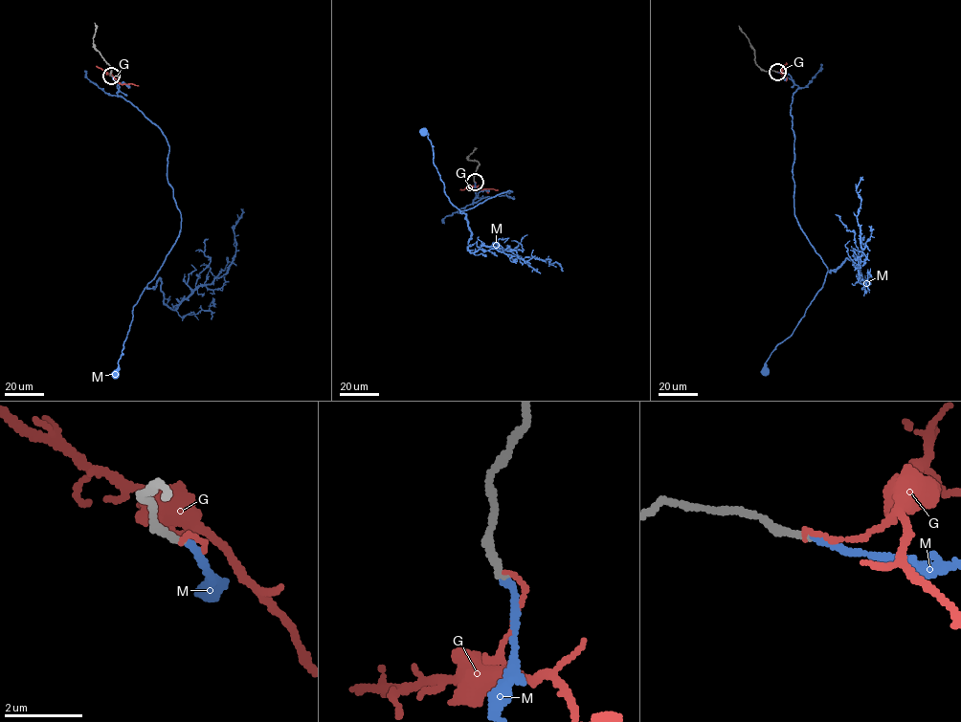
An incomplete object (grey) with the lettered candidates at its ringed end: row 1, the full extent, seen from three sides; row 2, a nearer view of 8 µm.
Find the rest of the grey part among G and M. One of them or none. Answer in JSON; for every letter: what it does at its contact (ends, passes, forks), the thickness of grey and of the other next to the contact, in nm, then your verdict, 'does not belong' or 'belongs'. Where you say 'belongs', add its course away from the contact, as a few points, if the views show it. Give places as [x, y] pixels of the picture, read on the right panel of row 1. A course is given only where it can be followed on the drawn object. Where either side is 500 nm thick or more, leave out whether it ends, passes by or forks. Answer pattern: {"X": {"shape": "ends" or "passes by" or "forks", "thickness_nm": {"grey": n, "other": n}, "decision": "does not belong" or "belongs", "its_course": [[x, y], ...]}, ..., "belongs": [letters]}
{"G": {"shape": "ends", "thickness_nm": {"grey": 170, "other": 110}, "decision": "does not belong"}, "M": {"shape": "ends", "thickness_nm": {"grey": 170, "other": 140}, "decision": "belongs", "its_course": [[777, 72], [788, 74], [799, 87], [790, 113], [793, 212], [828, 272], [804, 316], [771, 353], [764, 371]]}, "belongs": ["M"]}

